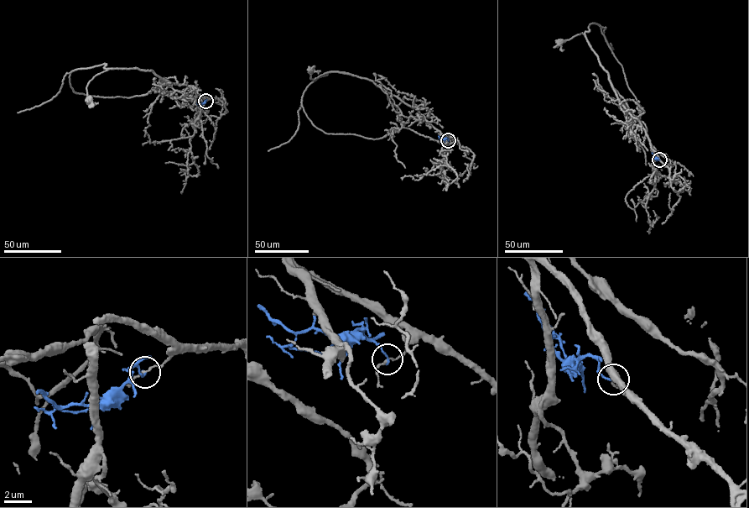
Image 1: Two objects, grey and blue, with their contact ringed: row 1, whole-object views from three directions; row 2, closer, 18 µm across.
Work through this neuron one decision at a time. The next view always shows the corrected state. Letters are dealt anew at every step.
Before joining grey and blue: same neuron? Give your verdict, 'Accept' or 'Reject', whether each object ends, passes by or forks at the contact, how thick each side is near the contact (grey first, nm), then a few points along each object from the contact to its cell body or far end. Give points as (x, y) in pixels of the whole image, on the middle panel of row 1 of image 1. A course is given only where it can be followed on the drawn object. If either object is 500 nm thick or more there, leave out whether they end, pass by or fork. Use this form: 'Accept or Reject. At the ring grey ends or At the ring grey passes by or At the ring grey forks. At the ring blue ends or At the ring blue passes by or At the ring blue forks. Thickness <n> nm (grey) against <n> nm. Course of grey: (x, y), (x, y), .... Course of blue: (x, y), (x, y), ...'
Reject. At the ring grey passes by. At the ring blue ends. Thickness 110 nm (grey) against 150 nm. Course of grey: (448, 140), (418, 111), (371, 81), (331, 72), (314, 80), (310, 71). Course of blue: (448, 140), (438, 136)

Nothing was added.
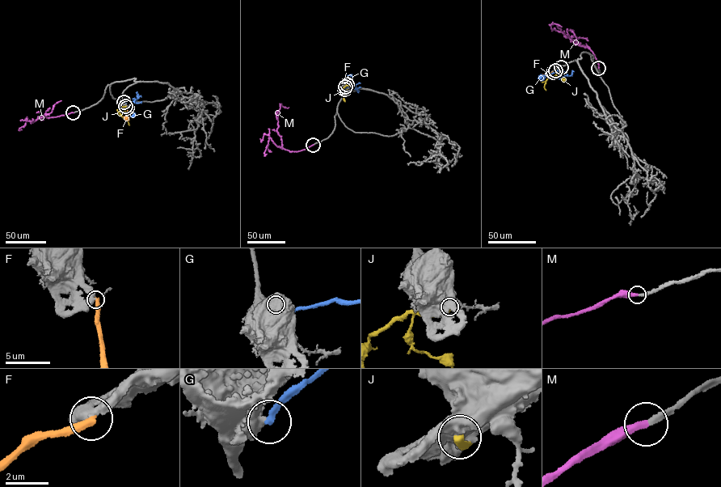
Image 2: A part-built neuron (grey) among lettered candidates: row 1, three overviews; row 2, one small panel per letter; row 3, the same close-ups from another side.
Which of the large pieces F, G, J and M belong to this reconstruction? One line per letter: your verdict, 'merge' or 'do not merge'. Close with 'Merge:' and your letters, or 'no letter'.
F: do not merge
G: do not merge
J: do not merge
M: merge
Merge: M

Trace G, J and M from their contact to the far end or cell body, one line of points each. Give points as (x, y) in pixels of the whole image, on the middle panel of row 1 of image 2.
G: (344, 89), (352, 82), (358, 92)
J: (345, 86), (341, 90), (341, 94), (346, 86), (351, 87)
M: (314, 145), (296, 151), (282, 146), (280, 137), (277, 131), (276, 115), (280, 104), (288, 107)

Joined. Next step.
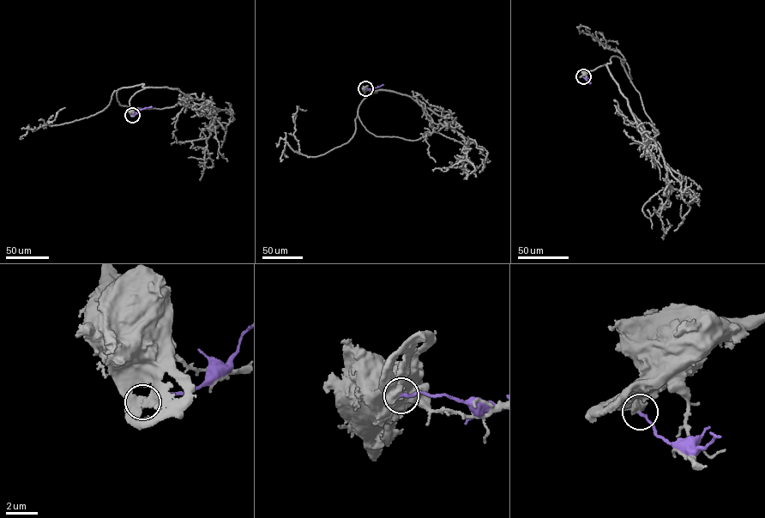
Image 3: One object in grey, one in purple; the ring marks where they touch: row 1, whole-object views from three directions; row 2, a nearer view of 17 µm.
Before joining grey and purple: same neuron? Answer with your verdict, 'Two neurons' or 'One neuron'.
Two neurons

